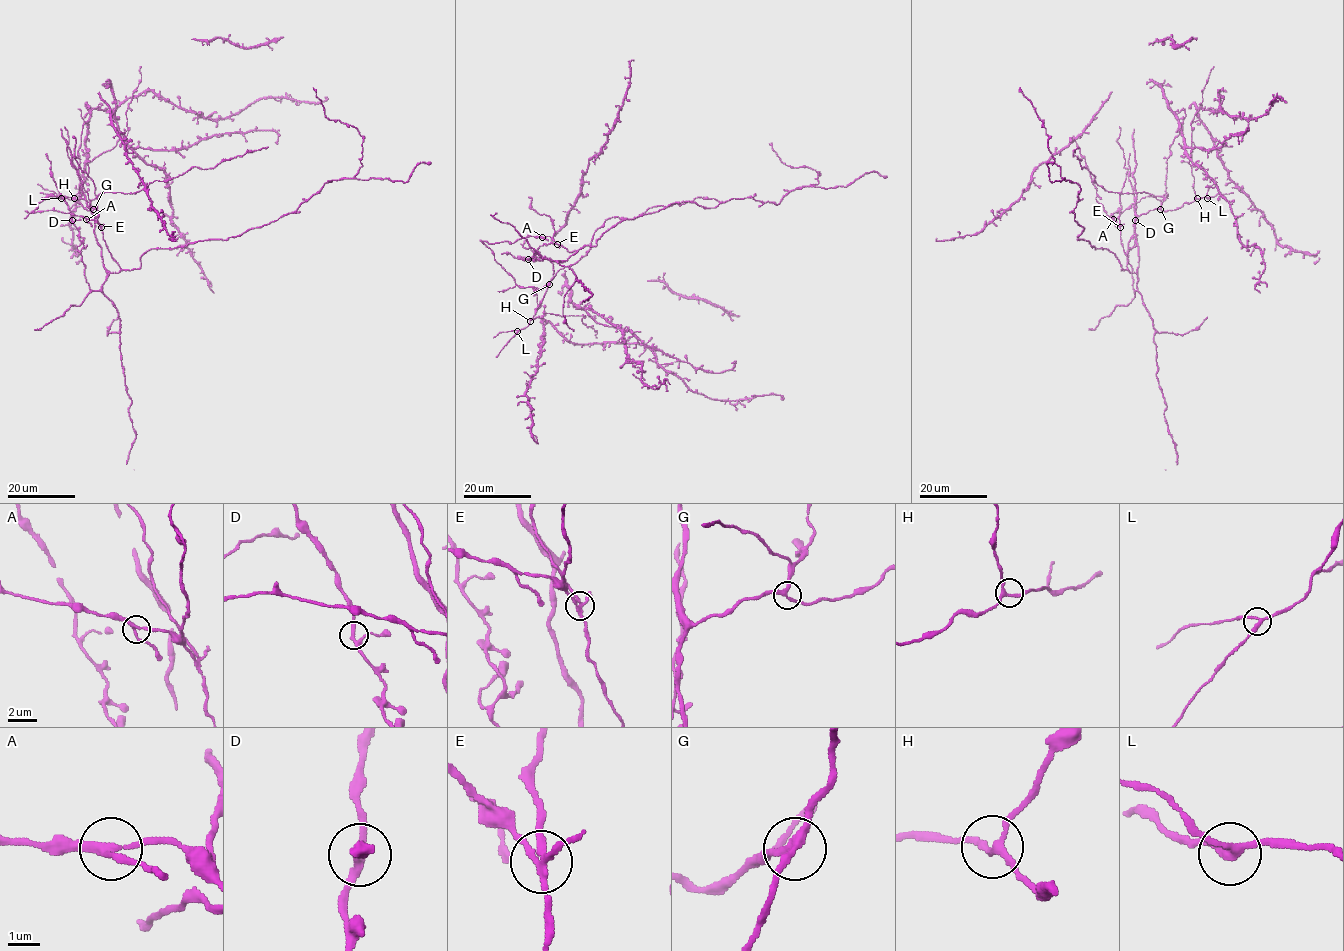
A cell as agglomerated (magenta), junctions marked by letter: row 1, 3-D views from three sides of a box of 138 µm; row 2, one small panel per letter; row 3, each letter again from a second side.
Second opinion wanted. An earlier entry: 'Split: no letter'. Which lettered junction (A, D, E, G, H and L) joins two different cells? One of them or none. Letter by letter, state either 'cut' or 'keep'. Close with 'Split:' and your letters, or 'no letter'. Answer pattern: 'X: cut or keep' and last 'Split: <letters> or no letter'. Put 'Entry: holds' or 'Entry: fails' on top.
Entry: fails
A: keep
D: keep
E: cut
G: keep
H: keep
L: keep
Split: E

